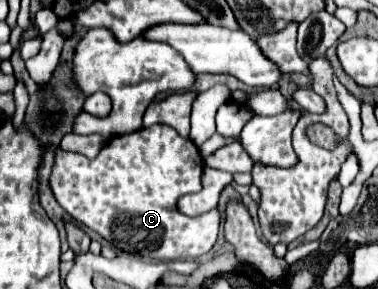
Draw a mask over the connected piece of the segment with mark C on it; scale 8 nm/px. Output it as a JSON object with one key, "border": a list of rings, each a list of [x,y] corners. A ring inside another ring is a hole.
{"border":[[[153,124],[149,128],[141,128],[131,134],[109,138],[101,148],[101,152],[97,154],[97,158],[93,160],[87,160],[83,158],[83,154],[77,152],[67,152],[57,148],[55,164],[49,176],[49,186],[59,206],[73,220],[95,230],[101,238],[107,238],[107,242],[121,248],[123,252],[165,260],[165,262],[189,260],[189,258],[195,260],[207,254],[217,242],[217,234],[221,228],[221,212],[213,208],[207,214],[183,220],[175,204],[183,194],[201,190],[201,174],[203,174],[203,158],[199,156],[197,146],[189,138],[179,136],[171,126]]]}

